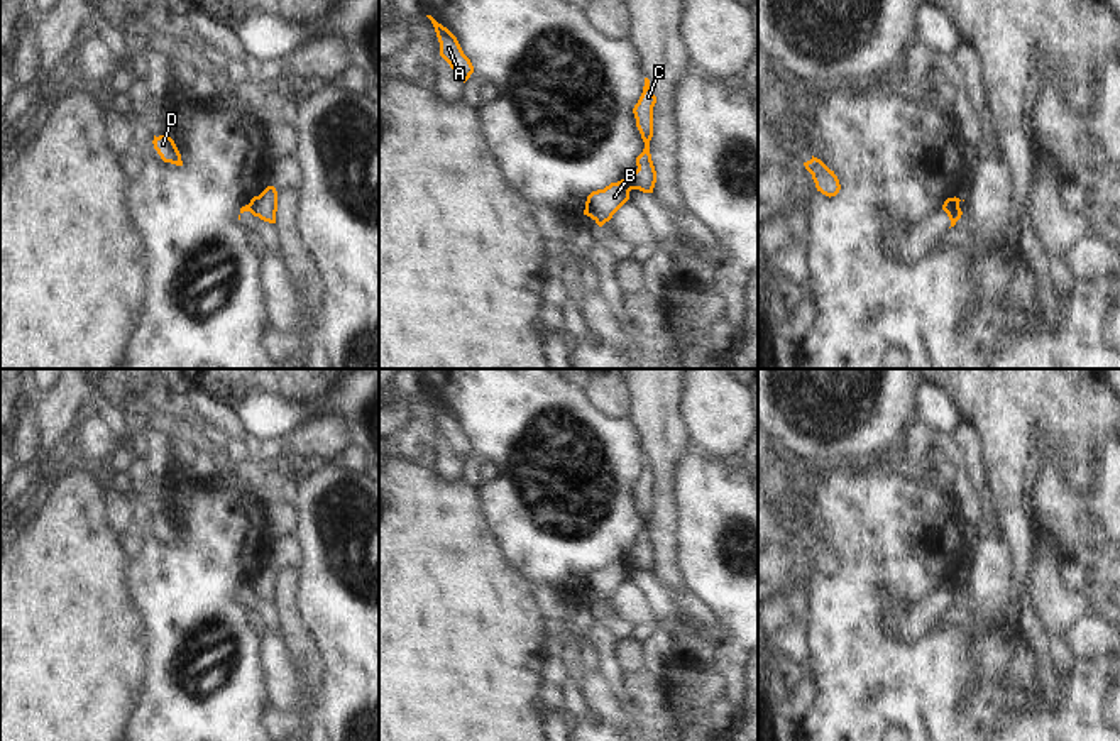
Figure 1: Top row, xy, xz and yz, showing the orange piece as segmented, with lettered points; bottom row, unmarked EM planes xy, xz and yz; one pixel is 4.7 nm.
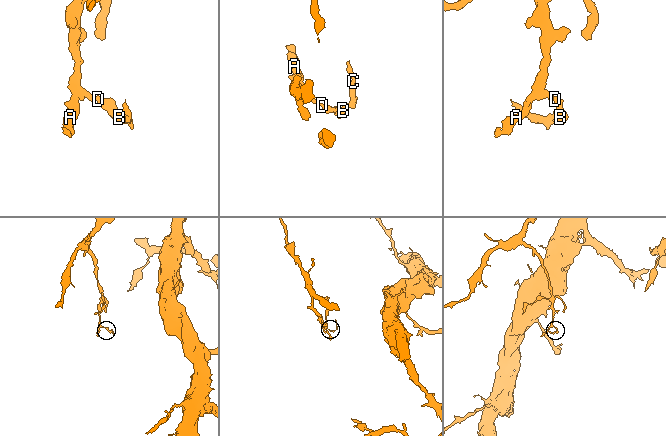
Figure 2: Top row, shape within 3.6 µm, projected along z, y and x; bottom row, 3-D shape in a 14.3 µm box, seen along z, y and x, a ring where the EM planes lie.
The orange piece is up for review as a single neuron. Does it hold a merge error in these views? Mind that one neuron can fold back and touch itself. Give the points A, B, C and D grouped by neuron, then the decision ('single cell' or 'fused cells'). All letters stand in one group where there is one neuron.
A B D / C; fused cells

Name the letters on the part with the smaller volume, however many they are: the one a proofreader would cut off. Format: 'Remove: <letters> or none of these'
Remove: C

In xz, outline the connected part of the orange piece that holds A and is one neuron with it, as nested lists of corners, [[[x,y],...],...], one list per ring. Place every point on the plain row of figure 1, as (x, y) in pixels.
[[[426,394],[436,411],[440,421],[440,435],[450,443],[453,452],[465,462],[474,452],[470,438],[464,433],[457,416],[431,394]]]

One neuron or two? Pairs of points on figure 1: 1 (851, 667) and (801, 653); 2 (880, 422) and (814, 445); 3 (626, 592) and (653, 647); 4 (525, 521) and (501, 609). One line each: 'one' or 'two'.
1: two
2: one
3: one
4: two

